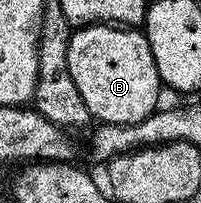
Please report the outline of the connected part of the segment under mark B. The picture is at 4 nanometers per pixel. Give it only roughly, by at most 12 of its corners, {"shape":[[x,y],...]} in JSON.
{"shape":[[86,24],[71,80],[94,121],[137,124],[163,85],[144,31]]}

